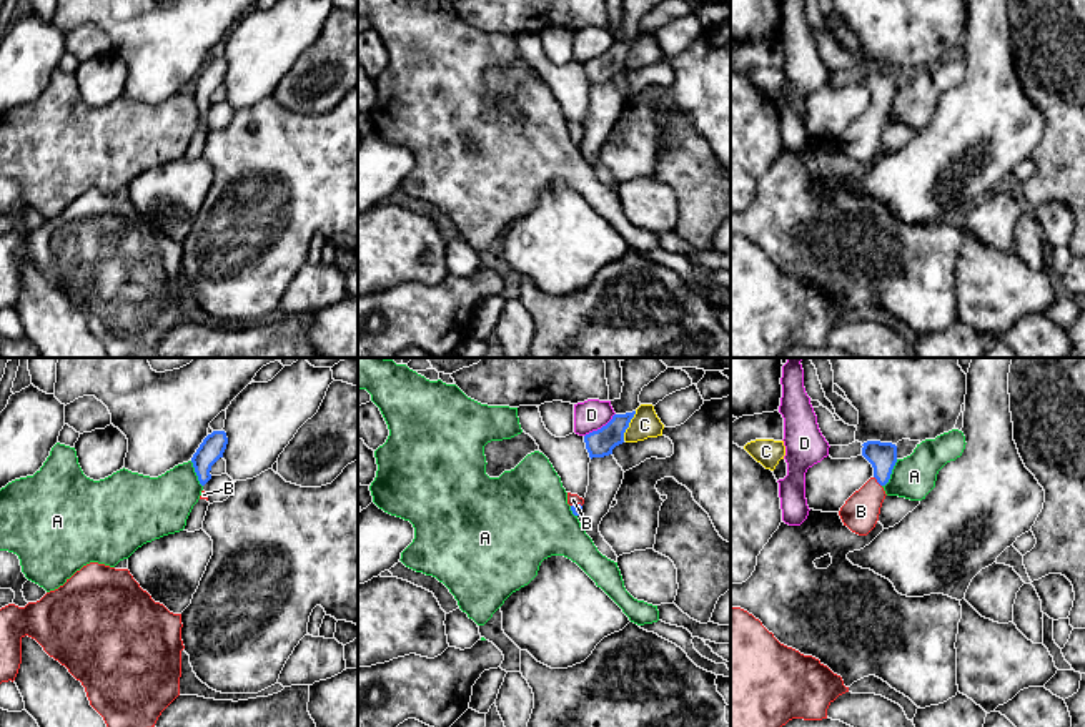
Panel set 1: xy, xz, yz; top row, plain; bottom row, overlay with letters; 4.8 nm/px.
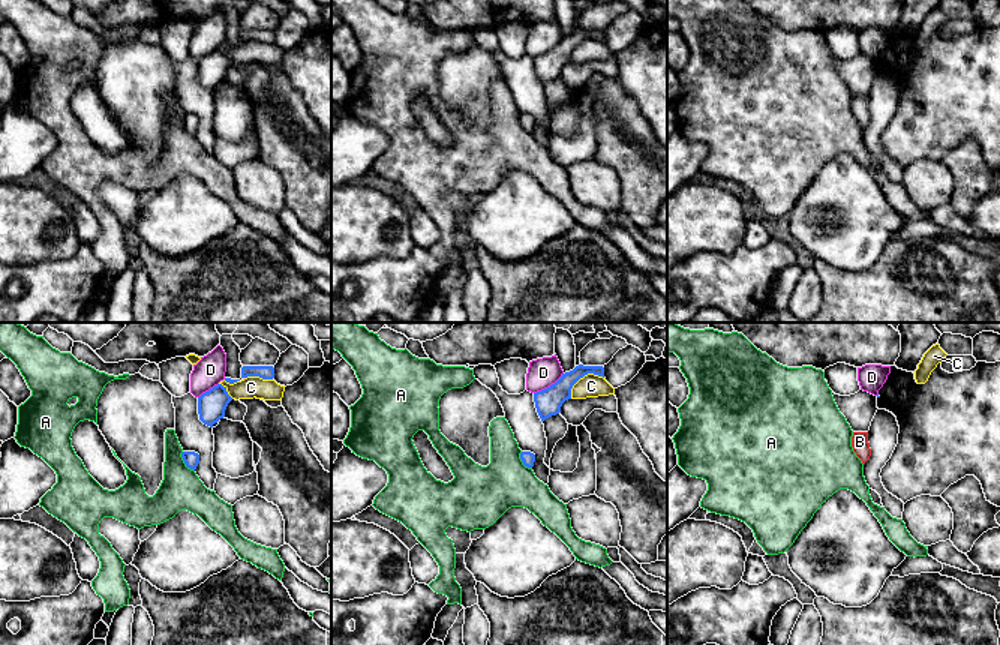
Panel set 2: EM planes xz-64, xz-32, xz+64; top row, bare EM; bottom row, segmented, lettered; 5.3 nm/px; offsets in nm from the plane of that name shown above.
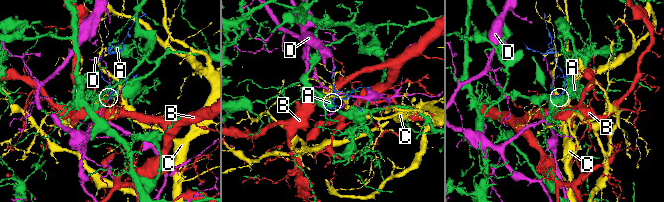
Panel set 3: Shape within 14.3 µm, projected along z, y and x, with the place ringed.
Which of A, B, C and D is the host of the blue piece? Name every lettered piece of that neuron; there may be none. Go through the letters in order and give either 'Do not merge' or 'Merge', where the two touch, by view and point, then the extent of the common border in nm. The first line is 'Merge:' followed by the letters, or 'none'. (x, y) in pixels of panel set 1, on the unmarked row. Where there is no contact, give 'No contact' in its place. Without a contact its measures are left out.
Merge: B
A: Do not merge. Touches blue at yz (891, 100). Shared border 150 nm
B: Merge. Touches blue at yz (877, 108). Shared border 70 nm
C: Do not merge. Touches blue at xz (628, 54). Shared border 160 nm
D: Do not merge. Touches blue at xz (601, 55). Shared border 190 nm

